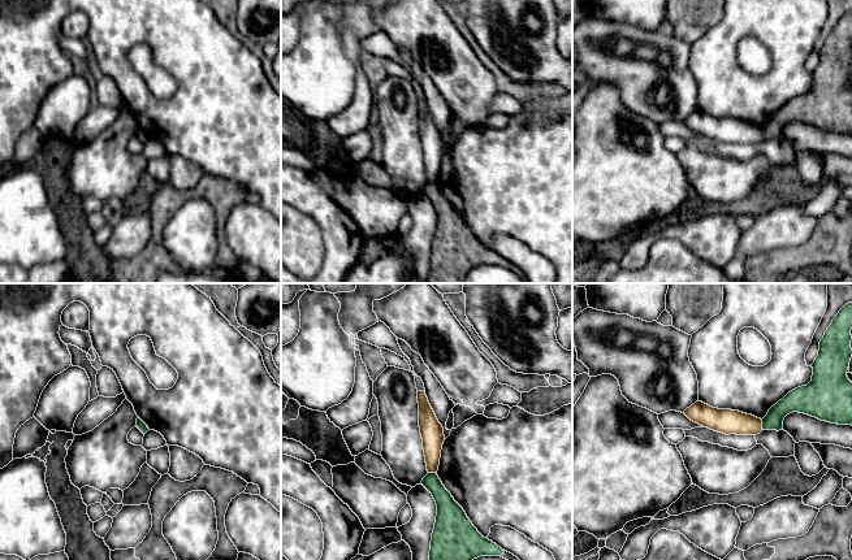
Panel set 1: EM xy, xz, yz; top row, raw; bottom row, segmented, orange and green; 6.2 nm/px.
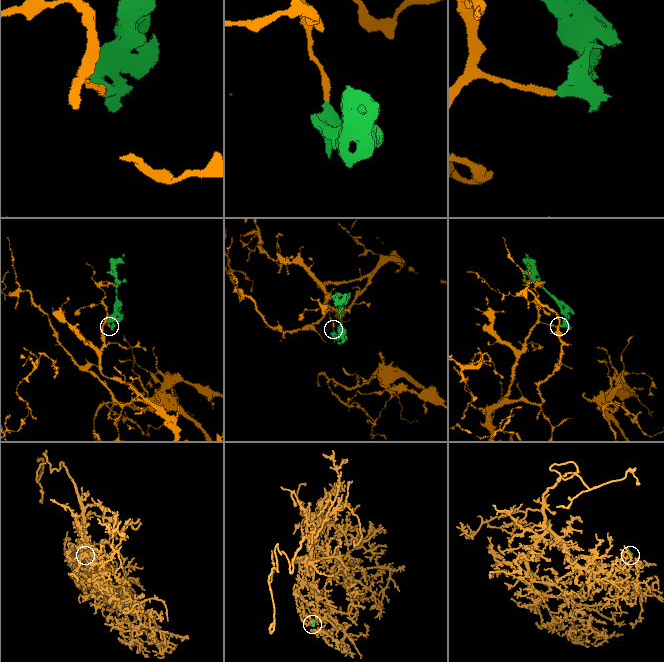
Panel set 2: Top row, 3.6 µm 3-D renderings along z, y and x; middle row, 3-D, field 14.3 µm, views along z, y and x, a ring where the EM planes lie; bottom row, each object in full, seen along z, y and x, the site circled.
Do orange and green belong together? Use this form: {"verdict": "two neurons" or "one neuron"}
{"verdict": "two neurons"}

